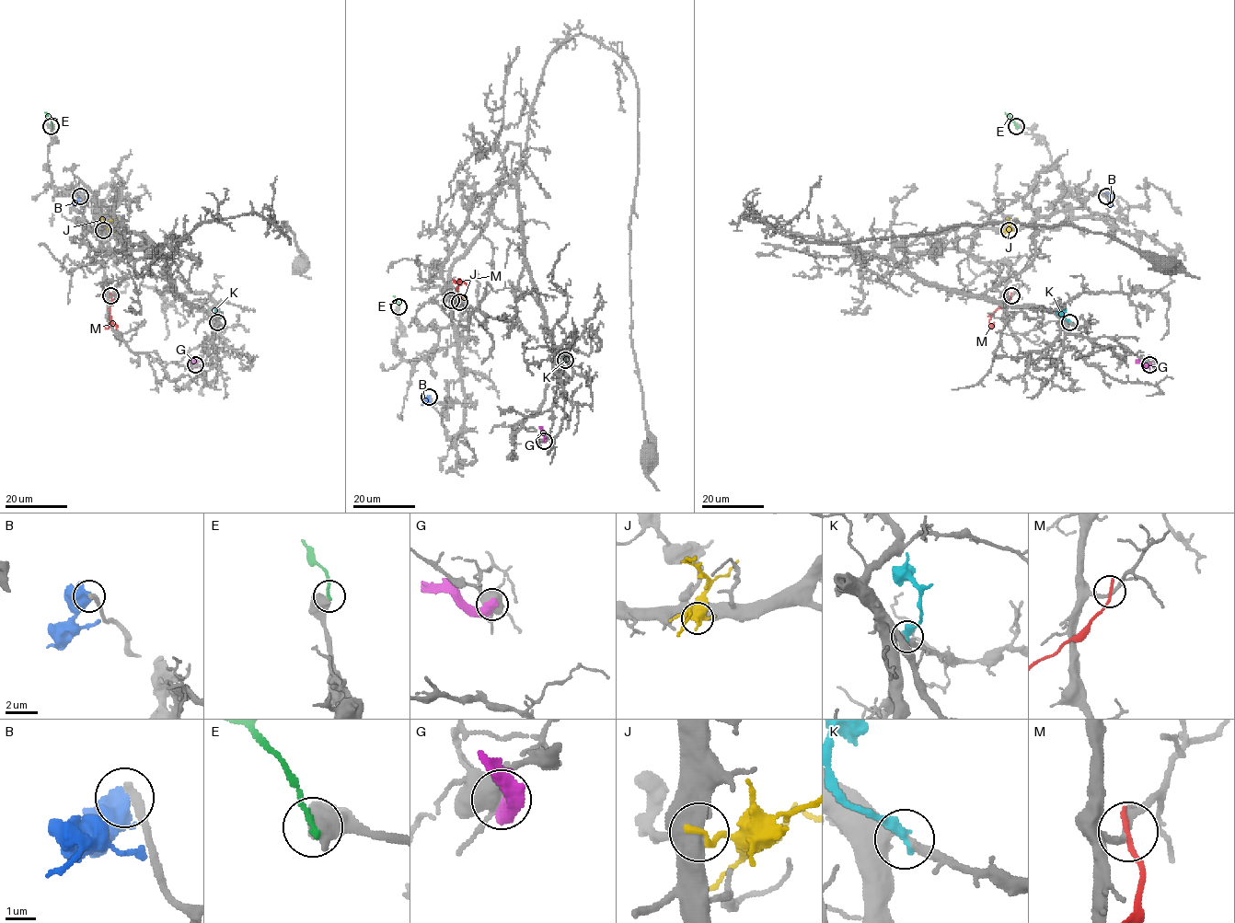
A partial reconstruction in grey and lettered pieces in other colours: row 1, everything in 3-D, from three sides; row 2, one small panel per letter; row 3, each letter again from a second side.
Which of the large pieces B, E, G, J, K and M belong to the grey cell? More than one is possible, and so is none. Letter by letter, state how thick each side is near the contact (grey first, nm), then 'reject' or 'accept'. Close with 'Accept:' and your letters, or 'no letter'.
B: calibres 340 and 750 nm; accept
E: calibres 800 and 190 nm; reject
G: calibres 440 and 550 nm; reject
J: calibres 800 and 220 nm; reject
K: calibres 280 and 400 nm; reject
M: calibres 190 and 200 nm; reject
Accept: B

